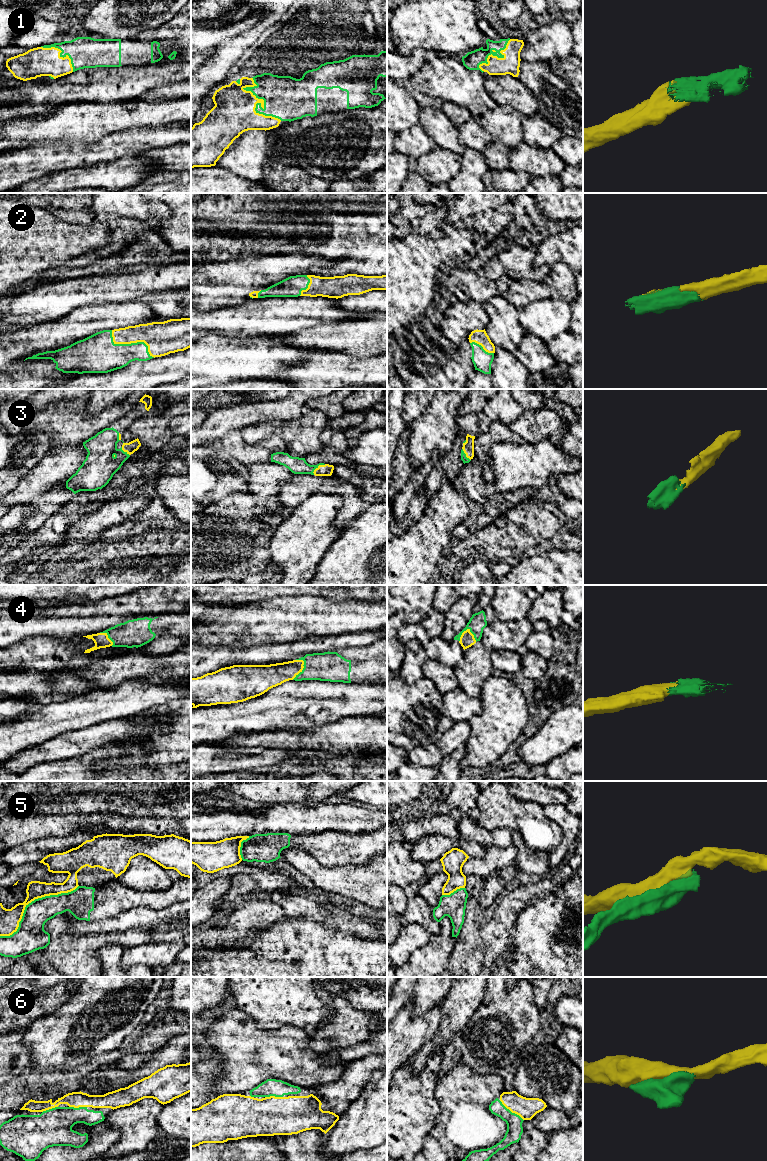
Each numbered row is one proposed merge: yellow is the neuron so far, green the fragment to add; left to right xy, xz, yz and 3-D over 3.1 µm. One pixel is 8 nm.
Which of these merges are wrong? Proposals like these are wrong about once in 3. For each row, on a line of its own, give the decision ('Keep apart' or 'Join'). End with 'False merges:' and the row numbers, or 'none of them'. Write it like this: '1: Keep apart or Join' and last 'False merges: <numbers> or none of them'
1: Join
2: Join
3: Join
4: Join
5: Keep apart
6: Join
False merges: 5

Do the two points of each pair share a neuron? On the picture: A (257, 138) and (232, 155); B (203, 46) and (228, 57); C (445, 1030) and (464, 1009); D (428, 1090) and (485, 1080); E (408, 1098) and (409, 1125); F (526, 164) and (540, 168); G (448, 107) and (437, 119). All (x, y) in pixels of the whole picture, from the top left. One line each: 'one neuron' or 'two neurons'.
A: one neuron
B: two neurons
C: one neuron
D: two neurons
E: one neuron
F: one neuron
G: two neurons

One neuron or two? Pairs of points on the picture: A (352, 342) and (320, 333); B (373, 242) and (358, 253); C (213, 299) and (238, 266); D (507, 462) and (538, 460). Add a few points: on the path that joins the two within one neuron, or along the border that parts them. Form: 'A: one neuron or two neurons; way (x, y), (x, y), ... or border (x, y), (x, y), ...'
A: one neuron; way (344, 337), (328, 336)
B: one neuron; way (369, 246), (366, 249), (362, 249)
C: one neuron; way (215, 291), (232, 274)
D: one neuron; way (515, 462), (530, 462)

